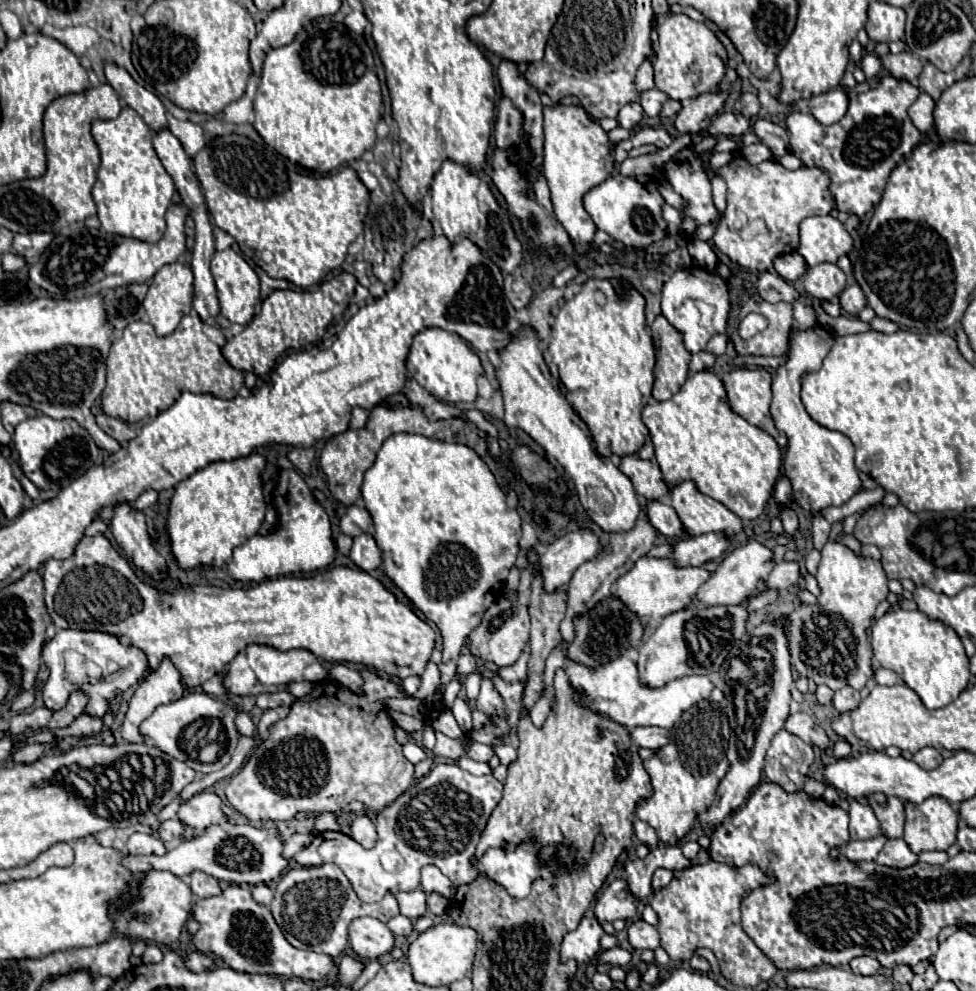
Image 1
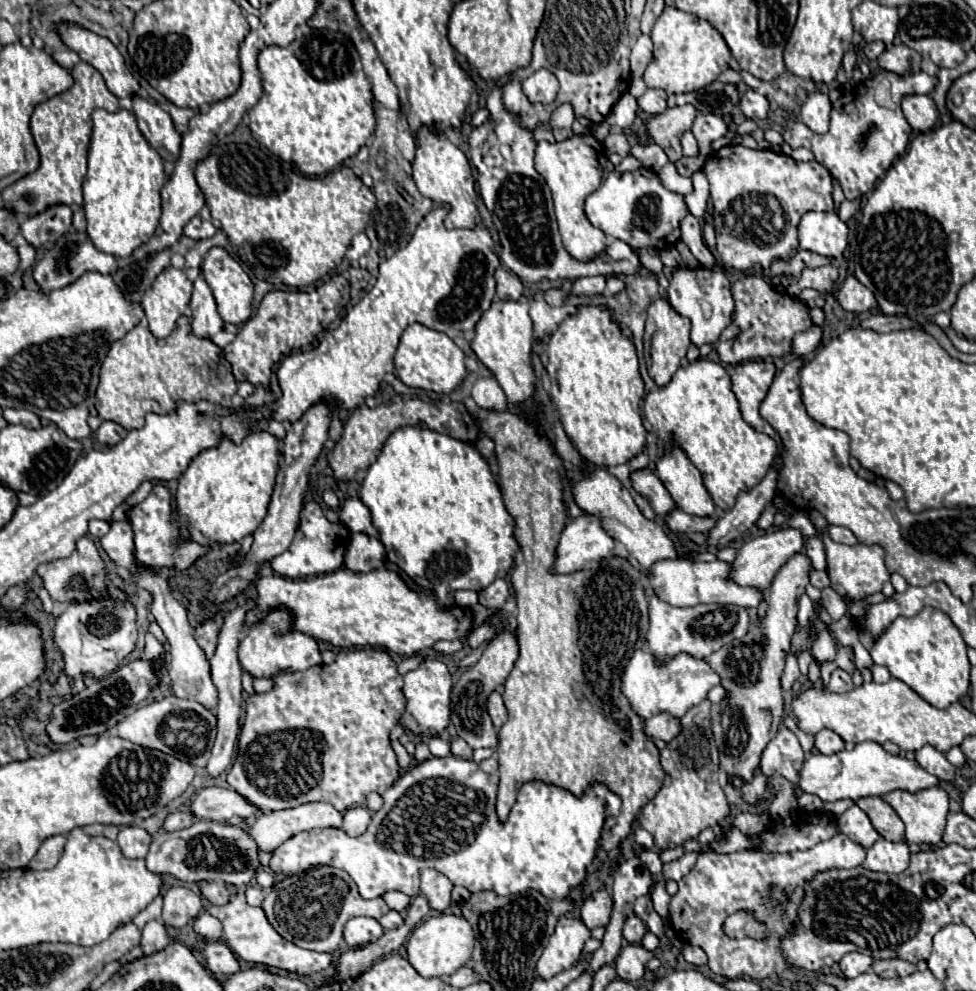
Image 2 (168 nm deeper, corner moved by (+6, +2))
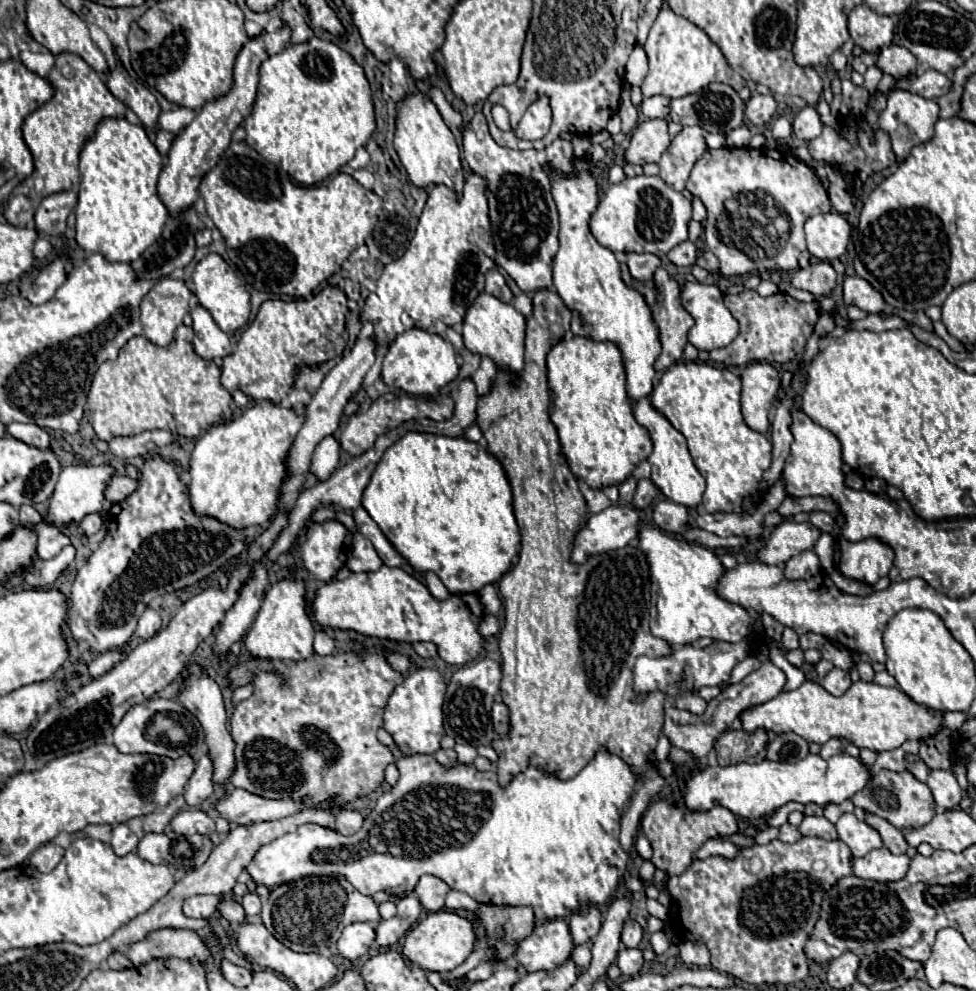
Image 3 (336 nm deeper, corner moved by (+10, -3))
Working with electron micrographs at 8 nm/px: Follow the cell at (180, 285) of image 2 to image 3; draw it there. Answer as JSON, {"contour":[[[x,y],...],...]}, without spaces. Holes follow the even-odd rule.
{"contour":[[[163,277],[141,301],[141,323],[145,337],[155,345],[169,345],[175,329],[189,313],[191,291],[181,279]]]}

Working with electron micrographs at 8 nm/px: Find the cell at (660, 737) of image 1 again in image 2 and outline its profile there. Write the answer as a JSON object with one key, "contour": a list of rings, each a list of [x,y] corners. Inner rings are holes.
{"contour":[[[655,714],[655,718],[649,718],[645,722],[645,732],[651,738],[661,738],[669,742],[679,734],[679,718],[671,718],[671,714]]]}

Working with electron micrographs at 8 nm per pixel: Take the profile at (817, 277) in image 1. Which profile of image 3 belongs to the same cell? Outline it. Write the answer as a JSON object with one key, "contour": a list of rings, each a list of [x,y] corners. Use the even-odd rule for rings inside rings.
{"contour":[[[817,261],[807,269],[797,269],[791,275],[791,285],[795,289],[809,291],[815,297],[829,295],[835,287],[835,269],[825,261]]]}

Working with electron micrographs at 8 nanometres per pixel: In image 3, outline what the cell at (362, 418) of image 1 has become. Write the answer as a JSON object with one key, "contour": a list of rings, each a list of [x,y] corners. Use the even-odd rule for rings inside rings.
{"contour":[[[325,437],[313,453],[311,471],[319,477],[319,481],[323,481],[337,469],[337,463],[339,463],[339,443],[333,437]]]}

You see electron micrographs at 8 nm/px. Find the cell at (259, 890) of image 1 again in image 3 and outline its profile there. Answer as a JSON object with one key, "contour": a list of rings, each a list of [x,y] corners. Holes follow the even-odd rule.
{"contour":[[[247,893],[247,895],[243,895],[241,905],[243,905],[247,917],[257,917],[257,913],[259,913],[259,909],[261,909],[261,899],[259,899],[259,895],[255,895],[255,893]]]}

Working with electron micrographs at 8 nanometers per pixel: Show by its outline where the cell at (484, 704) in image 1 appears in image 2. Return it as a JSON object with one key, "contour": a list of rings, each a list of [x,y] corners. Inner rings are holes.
{"contour":[[[493,692],[493,694],[489,696],[489,700],[487,700],[487,710],[489,710],[489,716],[491,716],[491,720],[493,720],[493,726],[495,726],[495,728],[501,728],[503,722],[507,720],[507,708],[505,708],[505,704],[503,704],[501,694]]]}

